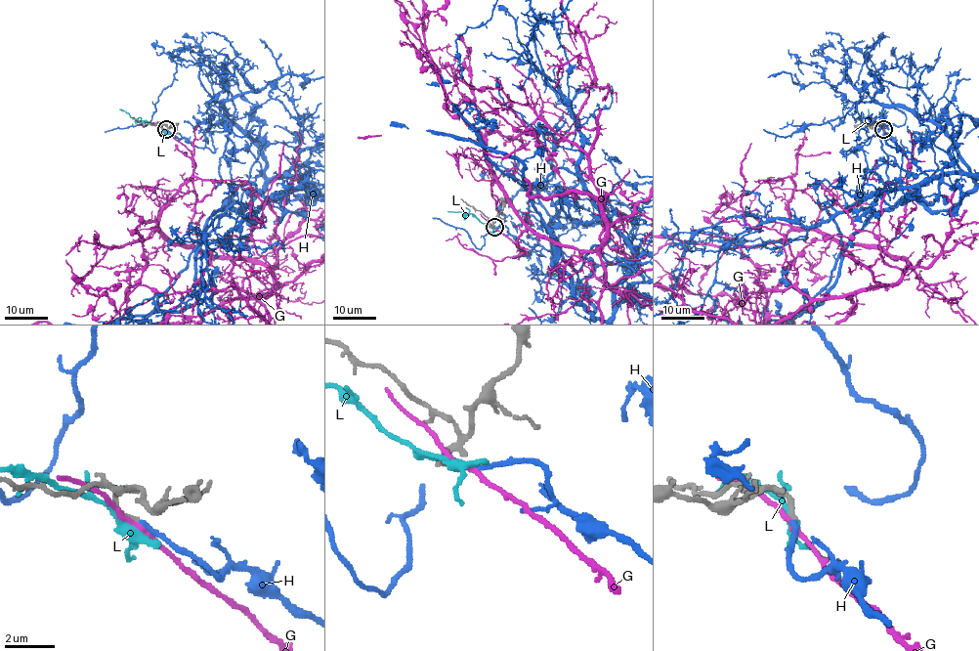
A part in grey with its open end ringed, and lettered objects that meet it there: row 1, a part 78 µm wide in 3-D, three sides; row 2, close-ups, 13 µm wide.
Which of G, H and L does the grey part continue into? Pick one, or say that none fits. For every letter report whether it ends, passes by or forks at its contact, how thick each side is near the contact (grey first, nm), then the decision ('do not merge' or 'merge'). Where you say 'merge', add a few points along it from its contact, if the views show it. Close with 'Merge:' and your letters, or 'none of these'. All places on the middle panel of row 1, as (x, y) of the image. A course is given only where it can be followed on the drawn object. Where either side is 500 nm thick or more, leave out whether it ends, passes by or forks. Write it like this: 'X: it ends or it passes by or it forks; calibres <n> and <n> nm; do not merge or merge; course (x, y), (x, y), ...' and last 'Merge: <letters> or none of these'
G: it passes by; calibres 260 and 200 nm; do not merge
H: it ends; calibres 220 and 190 nm; merge; course (494, 228), (582, 292), (610, 239), (536, 55), (533, 16), (552, 21)
L: it passes by; calibres 300 and 320 nm; do not merge
Merge: H

